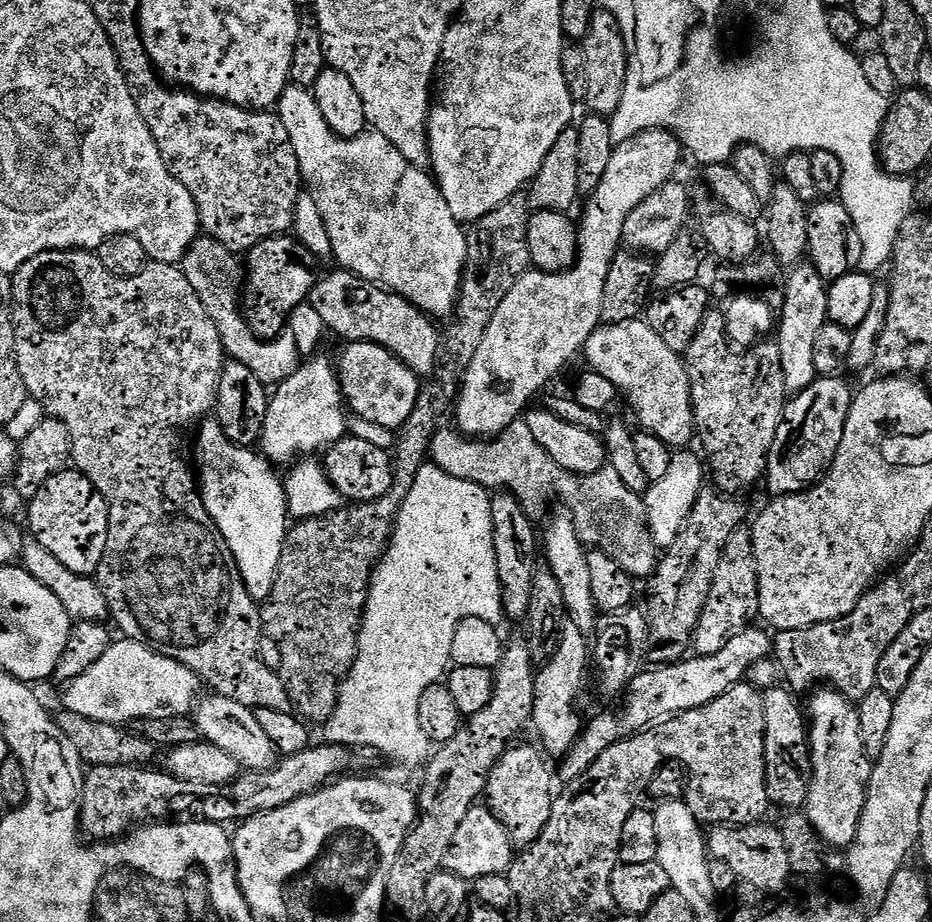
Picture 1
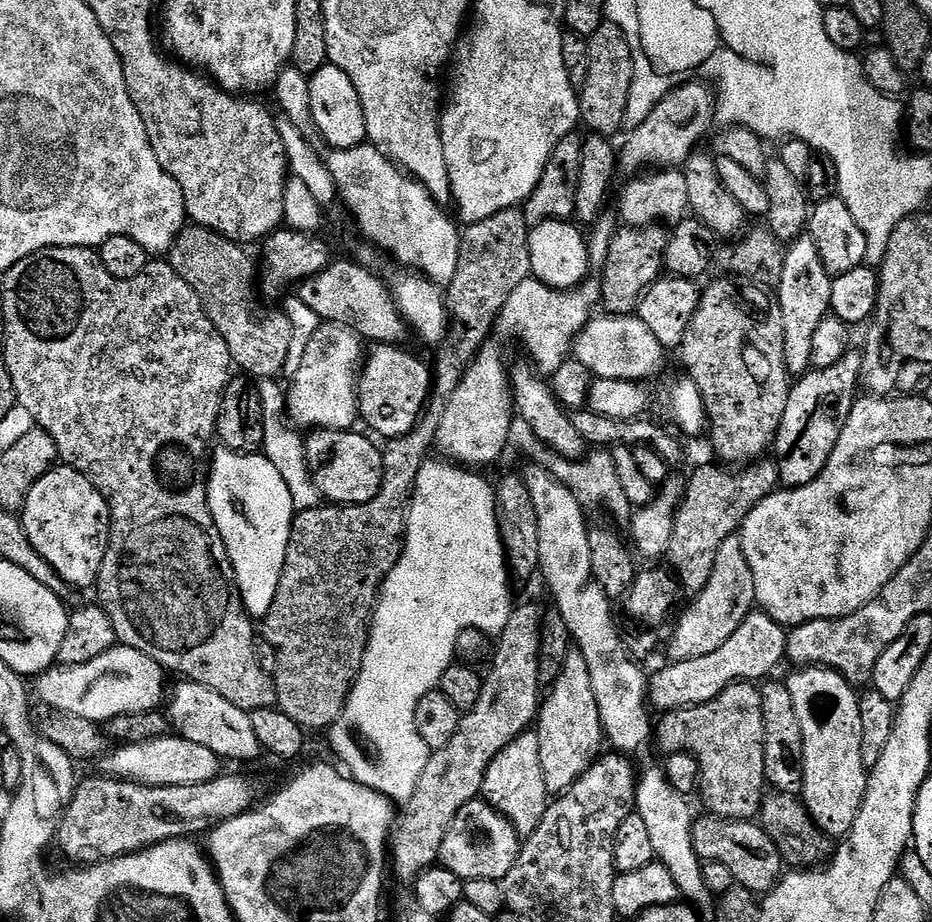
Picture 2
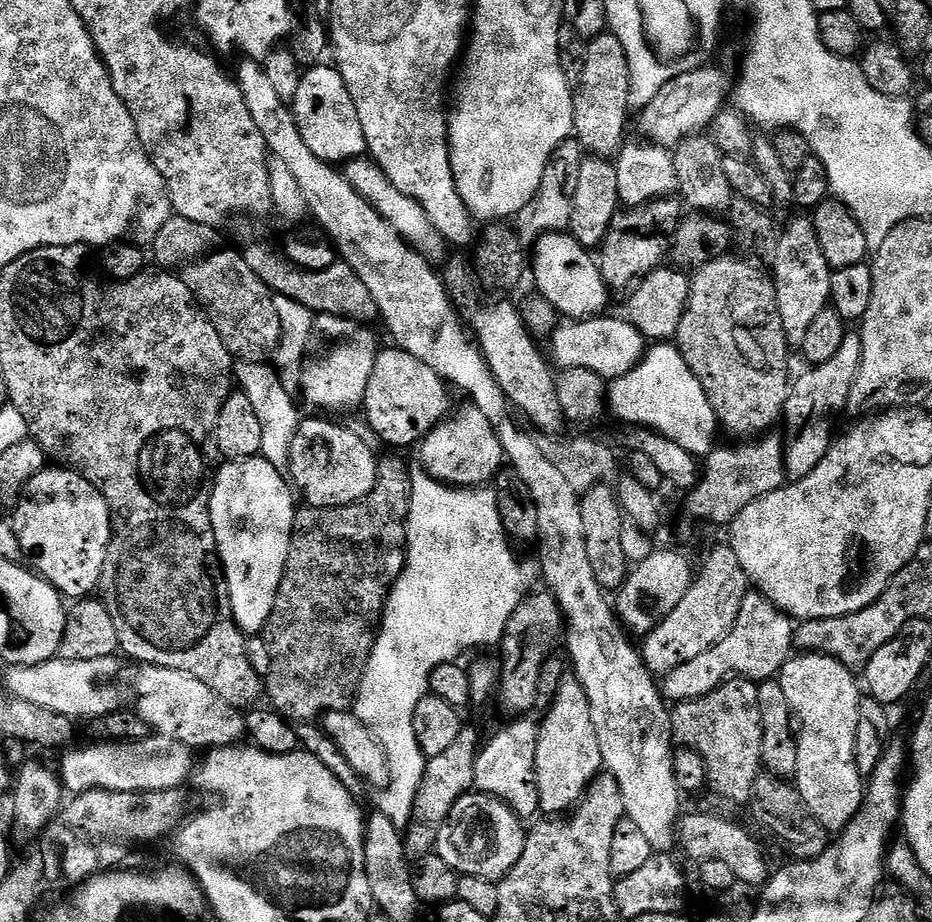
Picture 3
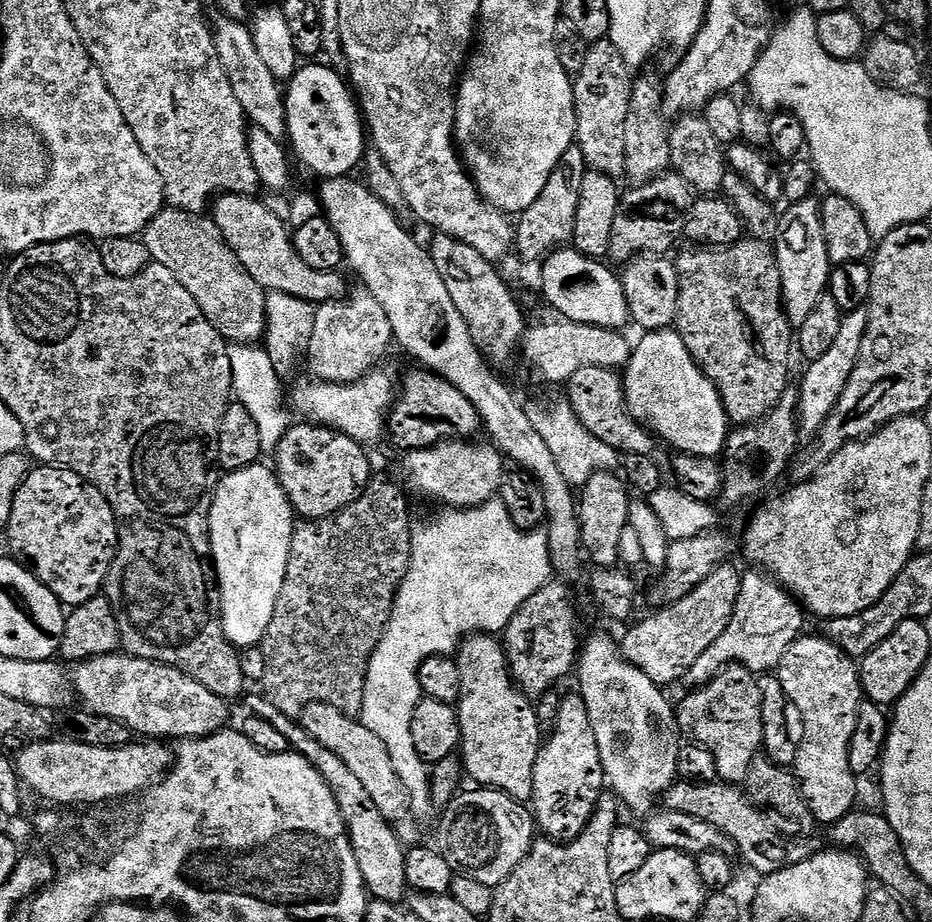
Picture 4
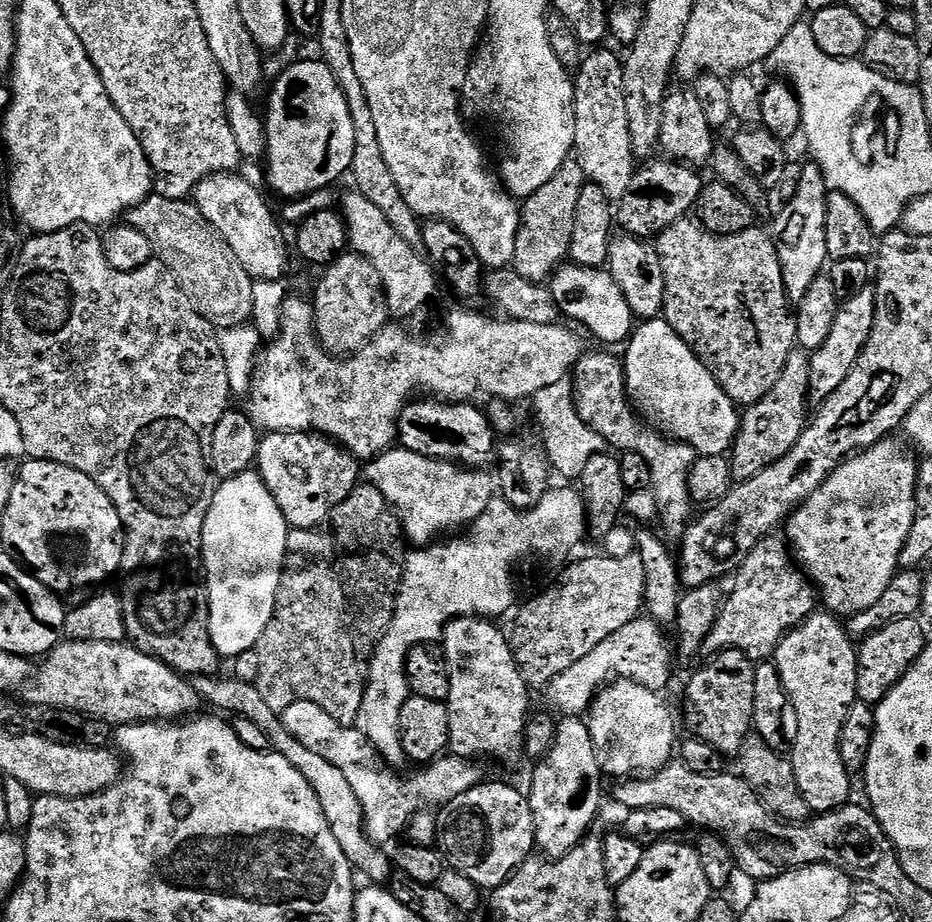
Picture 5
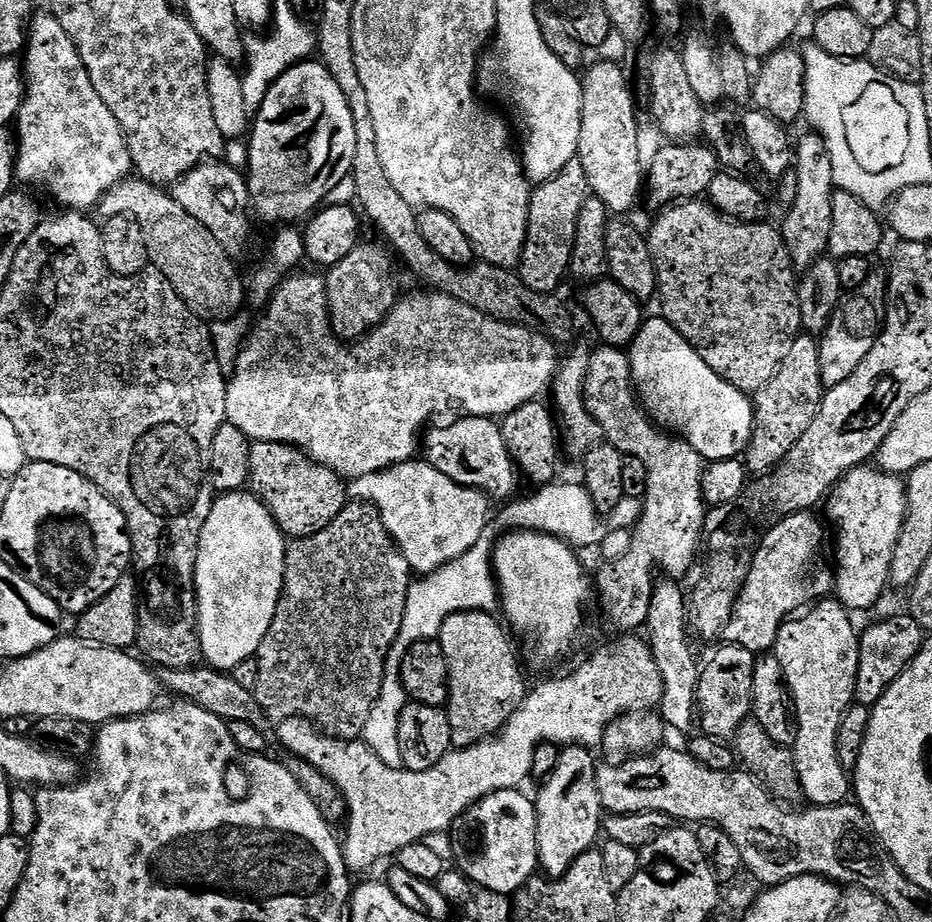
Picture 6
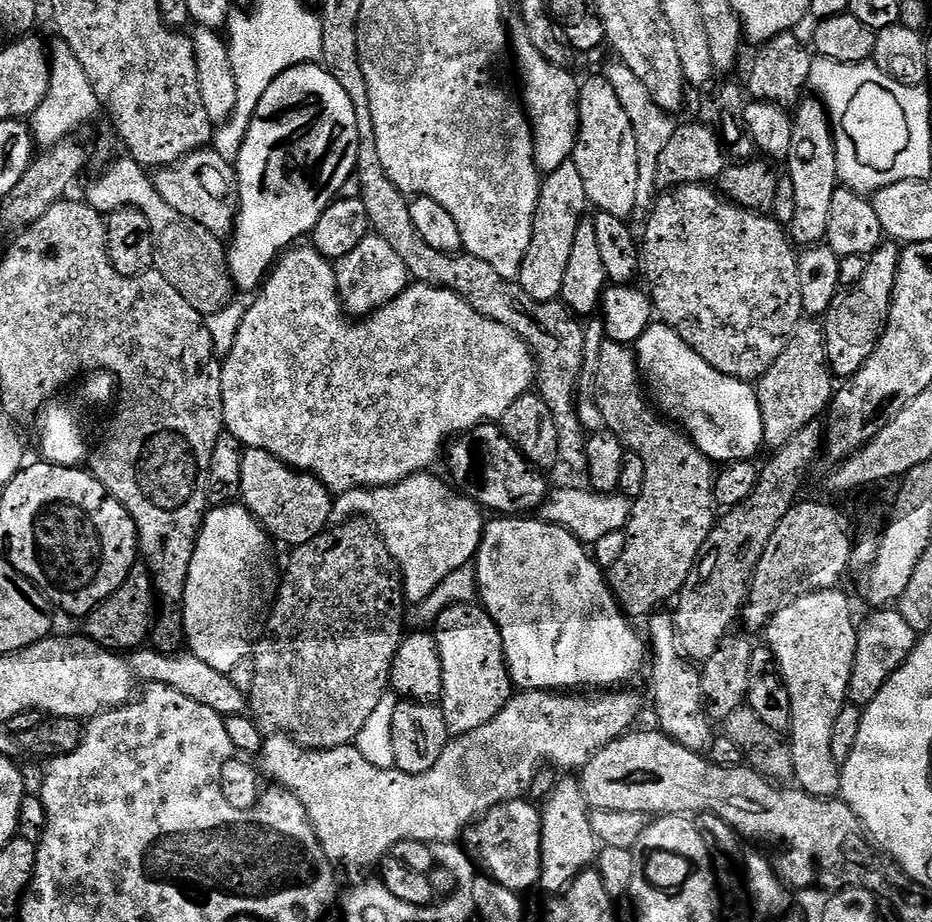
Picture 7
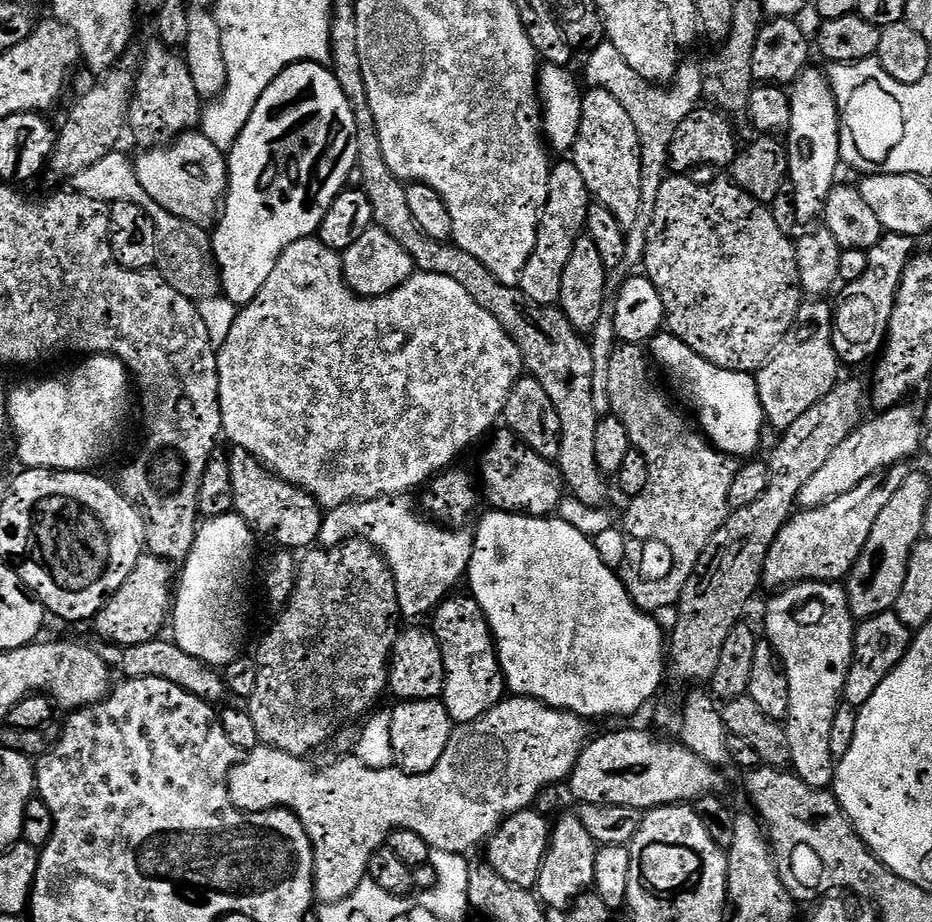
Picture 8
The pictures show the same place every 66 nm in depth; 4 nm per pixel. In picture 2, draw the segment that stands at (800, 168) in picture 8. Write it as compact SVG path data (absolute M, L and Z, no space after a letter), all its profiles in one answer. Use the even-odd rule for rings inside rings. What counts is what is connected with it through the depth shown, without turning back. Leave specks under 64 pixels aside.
M805 234L787 245L782 266L782 282L780 287L775 289L774 296L780 299L778 315L784 335L784 357L789 377L799 378L812 368L810 353L814 333L818 331L822 318L830 314L832 281L833 277L829 276L826 266L822 266L822 258L818 258L818 246L814 246L812 236Z

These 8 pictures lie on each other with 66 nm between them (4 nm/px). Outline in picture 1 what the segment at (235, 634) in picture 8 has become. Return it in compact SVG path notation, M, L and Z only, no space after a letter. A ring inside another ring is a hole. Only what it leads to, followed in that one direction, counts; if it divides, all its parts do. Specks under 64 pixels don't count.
M208 418L199 425L200 433L196 436L196 464L198 473L198 491L204 501L210 518L218 526L226 546L236 563L236 569L242 574L242 582L248 587L252 599L263 602L268 599L274 586L274 578L278 574L278 562L282 558L282 546L290 527L288 499L284 493L281 477L272 473L273 467L263 455L257 454L252 448L239 448L226 438L220 423L215 418Z

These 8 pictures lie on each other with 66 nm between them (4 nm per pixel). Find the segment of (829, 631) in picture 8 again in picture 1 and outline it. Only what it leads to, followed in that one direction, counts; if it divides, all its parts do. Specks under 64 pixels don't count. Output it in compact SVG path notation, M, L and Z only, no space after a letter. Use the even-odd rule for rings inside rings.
M827 686L813 691L811 696L812 701L806 704L806 716L810 721L808 747L812 754L812 781L806 815L829 848L847 850L858 834L858 822L866 806L873 761L864 753L856 704Z

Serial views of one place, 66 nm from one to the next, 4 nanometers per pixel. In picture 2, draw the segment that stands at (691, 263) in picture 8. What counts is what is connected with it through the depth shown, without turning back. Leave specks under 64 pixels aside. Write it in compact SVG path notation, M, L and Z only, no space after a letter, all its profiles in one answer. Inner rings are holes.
M716 280L707 289L703 289L700 305L690 320L686 338L682 338L678 355L684 363L687 379L698 386L702 402L708 415L707 431L712 432L712 448L716 451L715 459L728 466L743 466L753 463L773 447L776 435L782 426L782 414L786 414L790 377L784 357L784 335L779 315L772 314L763 320L760 316L751 316L744 309L733 281Z

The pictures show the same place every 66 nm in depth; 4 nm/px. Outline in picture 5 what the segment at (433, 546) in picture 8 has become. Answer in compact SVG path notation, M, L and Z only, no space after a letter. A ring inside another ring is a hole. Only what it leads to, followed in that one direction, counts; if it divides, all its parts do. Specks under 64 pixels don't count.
M399 446L367 461L362 468L363 479L386 498L400 519L405 537L411 543L413 540L416 546L431 545L475 524L498 492L497 481L490 473L488 470L465 470L449 460L435 460Z

